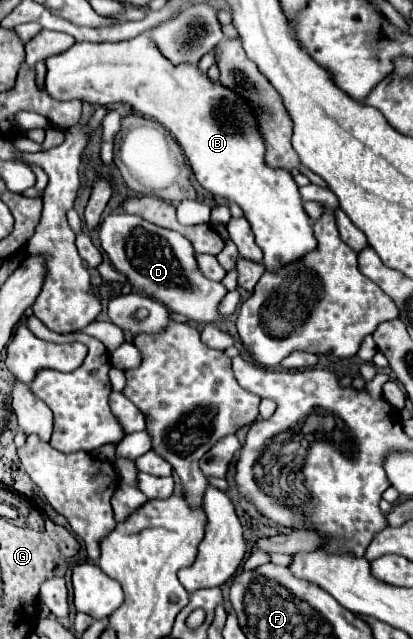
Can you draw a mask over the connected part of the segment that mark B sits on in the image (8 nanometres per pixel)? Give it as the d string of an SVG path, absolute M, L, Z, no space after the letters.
M142 33L130 41L120 43L74 43L68 51L48 57L46 69L46 93L58 101L80 99L100 105L124 101L140 111L144 117L160 121L180 143L196 181L212 195L226 197L240 205L248 223L252 225L256 243L264 251L262 263L268 271L278 271L284 265L290 265L316 249L318 241L312 231L312 219L304 211L304 201L298 193L298 185L292 173L282 167L266 165L266 145L254 109L236 91L210 81L208 75L198 69L198 65L170 63L152 41L152 37Z

